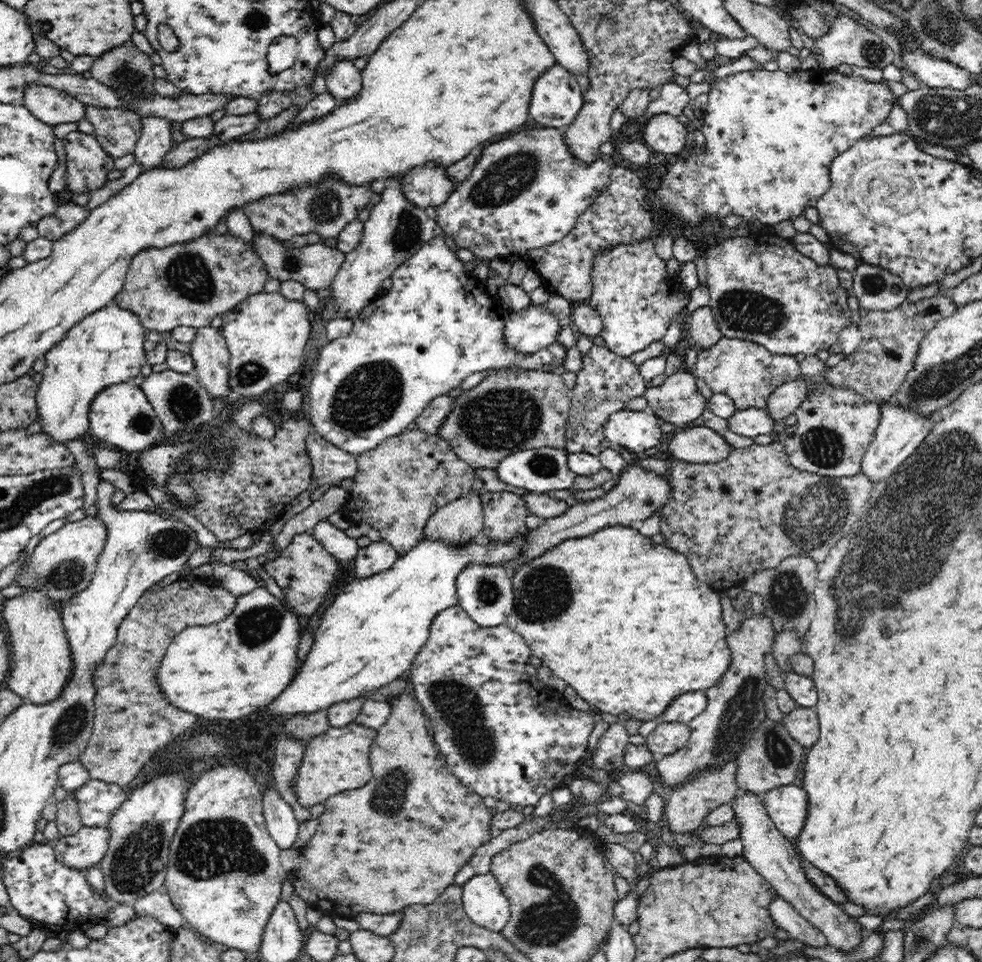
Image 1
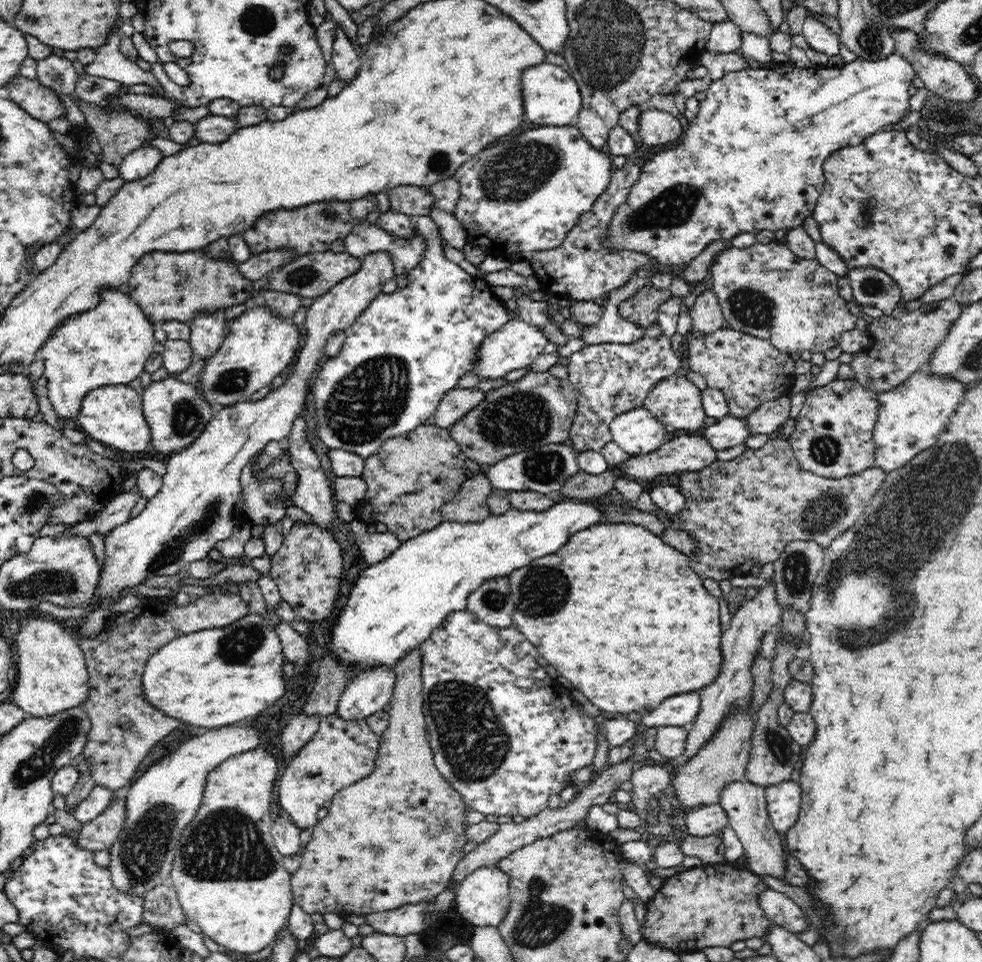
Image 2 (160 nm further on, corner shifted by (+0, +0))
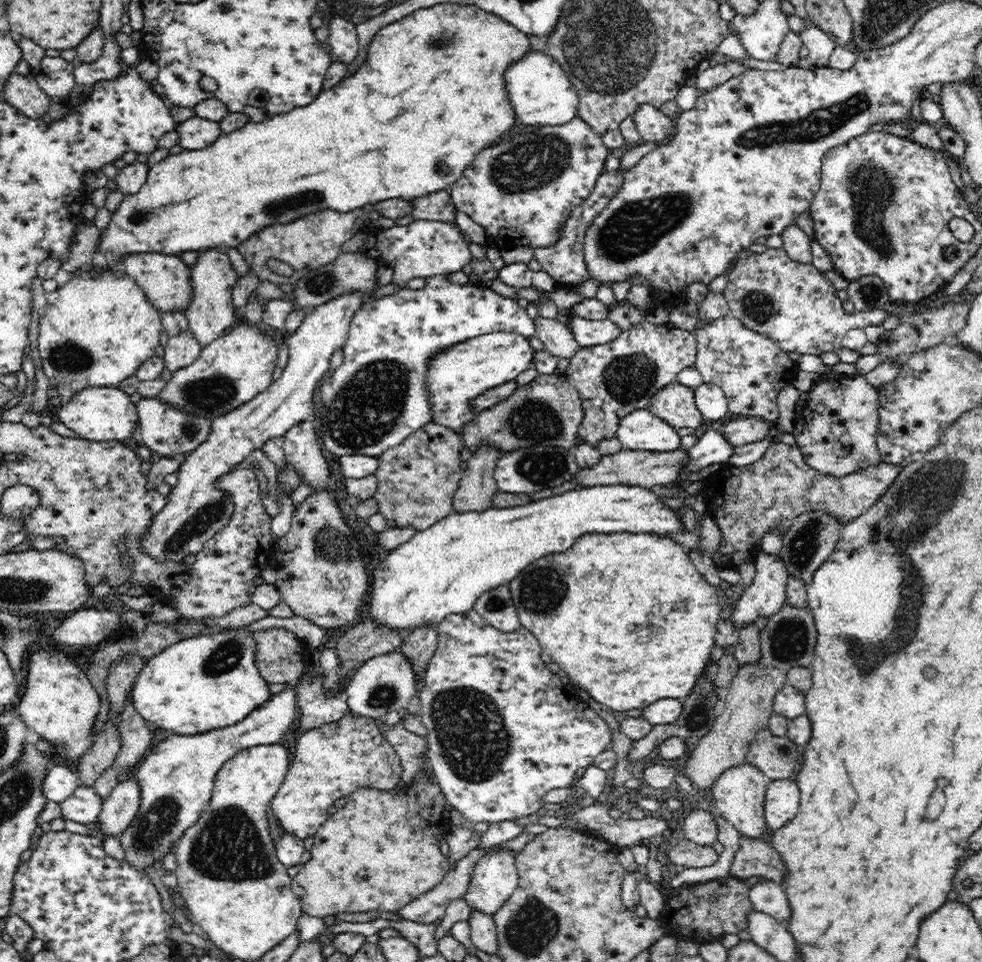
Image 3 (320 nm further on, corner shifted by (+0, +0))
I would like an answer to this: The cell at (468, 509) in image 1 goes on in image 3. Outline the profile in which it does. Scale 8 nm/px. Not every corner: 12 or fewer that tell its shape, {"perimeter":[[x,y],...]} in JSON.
{"perimeter":[[484,445],[463,464],[454,512],[492,507],[500,449]]}

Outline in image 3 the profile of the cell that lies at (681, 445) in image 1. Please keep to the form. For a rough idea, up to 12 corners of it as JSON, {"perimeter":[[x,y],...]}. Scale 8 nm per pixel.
{"perimeter":[[682,447],[622,448],[580,468],[584,487],[651,489],[676,481],[690,464]]}

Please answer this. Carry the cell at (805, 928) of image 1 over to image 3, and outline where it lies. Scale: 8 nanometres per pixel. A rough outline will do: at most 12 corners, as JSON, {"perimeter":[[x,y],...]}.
{"perimeter":[[763,879],[749,892],[753,908],[790,918],[784,886]]}

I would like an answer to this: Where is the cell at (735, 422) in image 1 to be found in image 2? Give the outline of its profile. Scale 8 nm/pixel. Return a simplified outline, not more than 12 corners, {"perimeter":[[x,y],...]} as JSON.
{"perimeter":[[746,418],[710,421],[702,435],[715,450],[745,444]]}

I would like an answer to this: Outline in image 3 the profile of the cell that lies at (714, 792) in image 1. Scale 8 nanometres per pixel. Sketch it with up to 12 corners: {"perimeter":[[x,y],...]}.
{"perimeter":[[785,602],[759,632],[686,777],[710,790],[747,762],[788,671],[812,663],[808,606]]}

